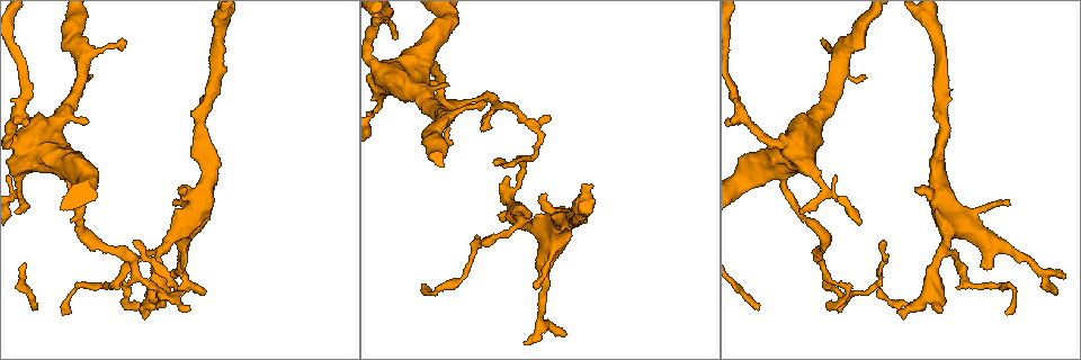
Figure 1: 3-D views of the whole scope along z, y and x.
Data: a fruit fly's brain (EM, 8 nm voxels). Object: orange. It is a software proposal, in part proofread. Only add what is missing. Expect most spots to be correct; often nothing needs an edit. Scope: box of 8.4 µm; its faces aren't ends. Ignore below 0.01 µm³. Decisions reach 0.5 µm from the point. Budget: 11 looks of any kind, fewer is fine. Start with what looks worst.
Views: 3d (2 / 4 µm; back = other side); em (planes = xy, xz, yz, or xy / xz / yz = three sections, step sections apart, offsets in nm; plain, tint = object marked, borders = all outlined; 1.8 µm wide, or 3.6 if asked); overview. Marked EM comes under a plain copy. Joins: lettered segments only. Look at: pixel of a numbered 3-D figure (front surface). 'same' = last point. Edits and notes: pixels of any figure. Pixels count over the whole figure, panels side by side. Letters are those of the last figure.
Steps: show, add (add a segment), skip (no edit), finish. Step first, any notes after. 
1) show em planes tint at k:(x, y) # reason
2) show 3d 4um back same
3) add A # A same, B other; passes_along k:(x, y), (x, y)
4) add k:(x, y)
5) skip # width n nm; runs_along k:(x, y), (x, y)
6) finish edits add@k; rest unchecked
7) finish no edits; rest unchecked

show 3d 2um at 1:(535, 288) # thin end

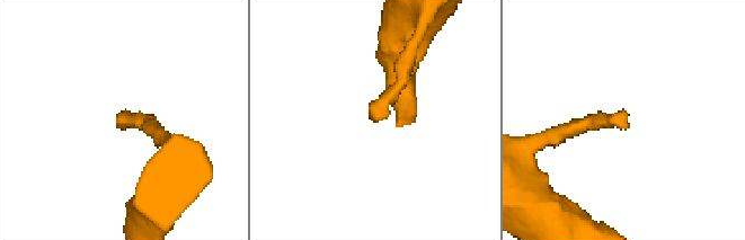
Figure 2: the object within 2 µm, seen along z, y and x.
show em xy step 8 borders at 2:(121, 125)

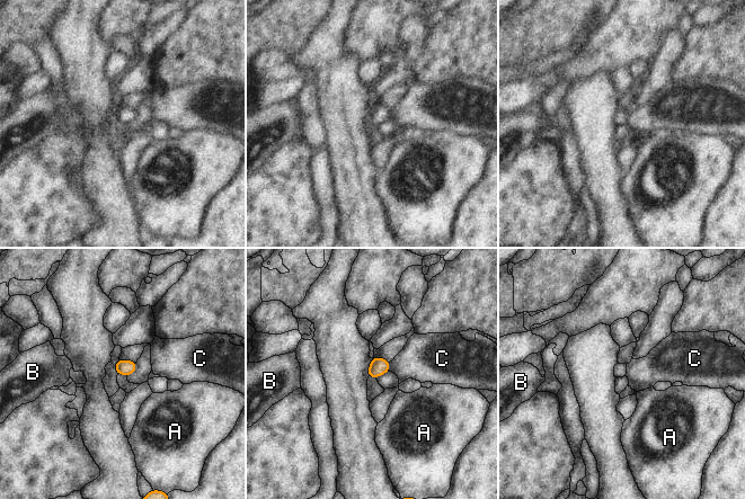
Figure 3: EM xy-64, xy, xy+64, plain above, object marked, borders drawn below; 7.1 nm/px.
skip # width 110 nm; longest_contact C 70 nm; A other, B other, C other; none of them fits

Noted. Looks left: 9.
show 3d 2um at 1:(90, 74)

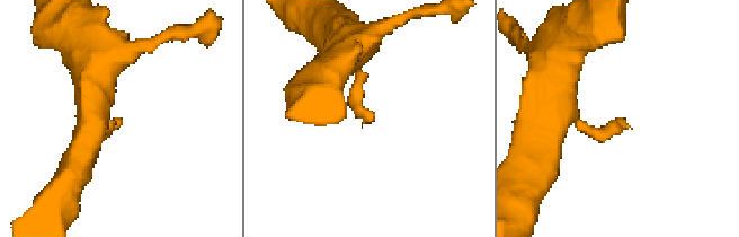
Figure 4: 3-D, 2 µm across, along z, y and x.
show em 3.6um planes tint at 4:(118, 118) # shape alone is not enough

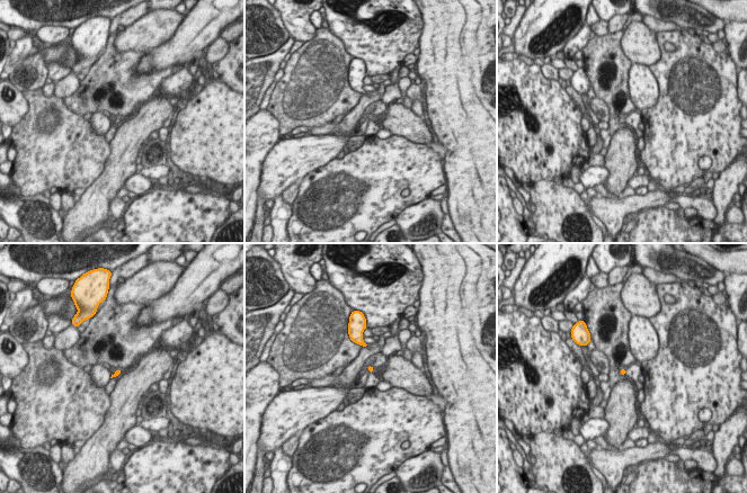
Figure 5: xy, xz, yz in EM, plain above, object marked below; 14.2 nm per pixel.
show em 3.6um planes borders same

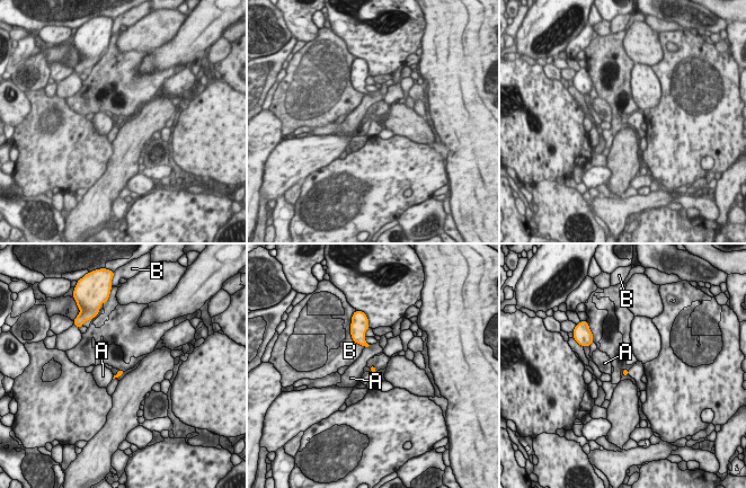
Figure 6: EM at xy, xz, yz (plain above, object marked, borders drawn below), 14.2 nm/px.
skip # A other, B other; border 6:(370, 345), (365, 347); none of them fits

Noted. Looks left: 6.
show em planes borders at 1:(1007, 313) # tapers out

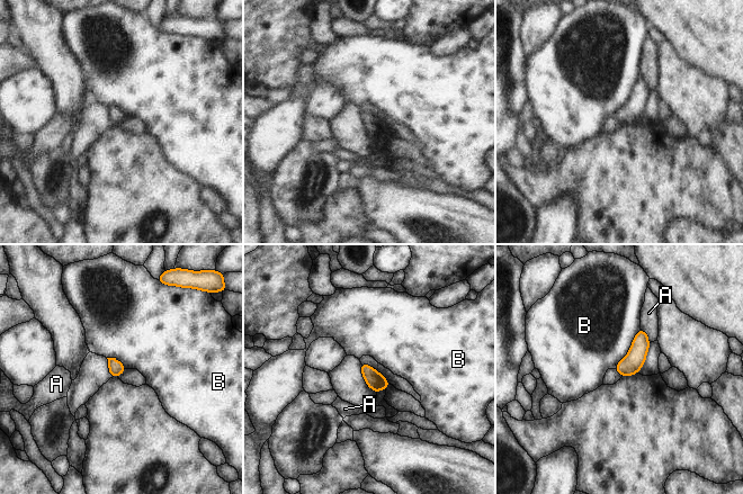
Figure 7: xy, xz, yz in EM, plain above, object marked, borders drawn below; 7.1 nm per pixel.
skip # longest_contact B 360 nm; A other, B other; border 7:(639, 326), (627, 353), (612, 368); none of them fits

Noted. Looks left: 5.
show 3d 2um at 1:(829, 275) # two arms in line, one across

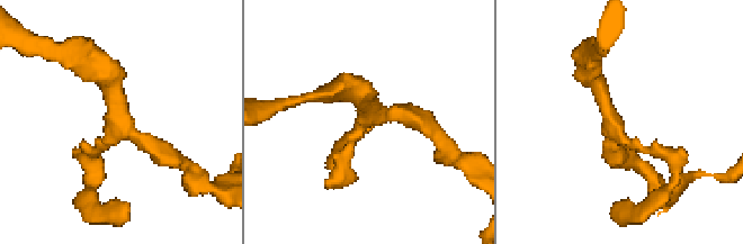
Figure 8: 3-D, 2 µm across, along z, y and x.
show em planes borders at 8:(614, 127) # arms 3

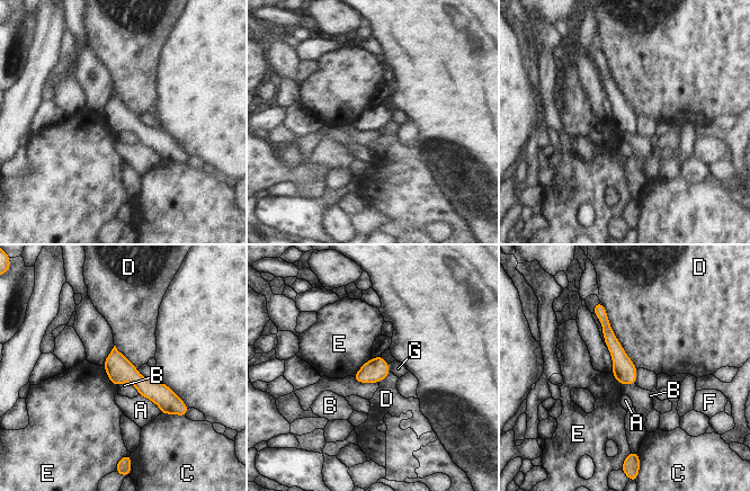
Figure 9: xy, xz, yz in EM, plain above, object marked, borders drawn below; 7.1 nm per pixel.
skip # A other, B other, C other, D other, E other, F other, G other; border 9:(599, 300), (615, 337), (637, 368); no lettered segment goes on from it

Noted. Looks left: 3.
finish no edits; rest unchecked

